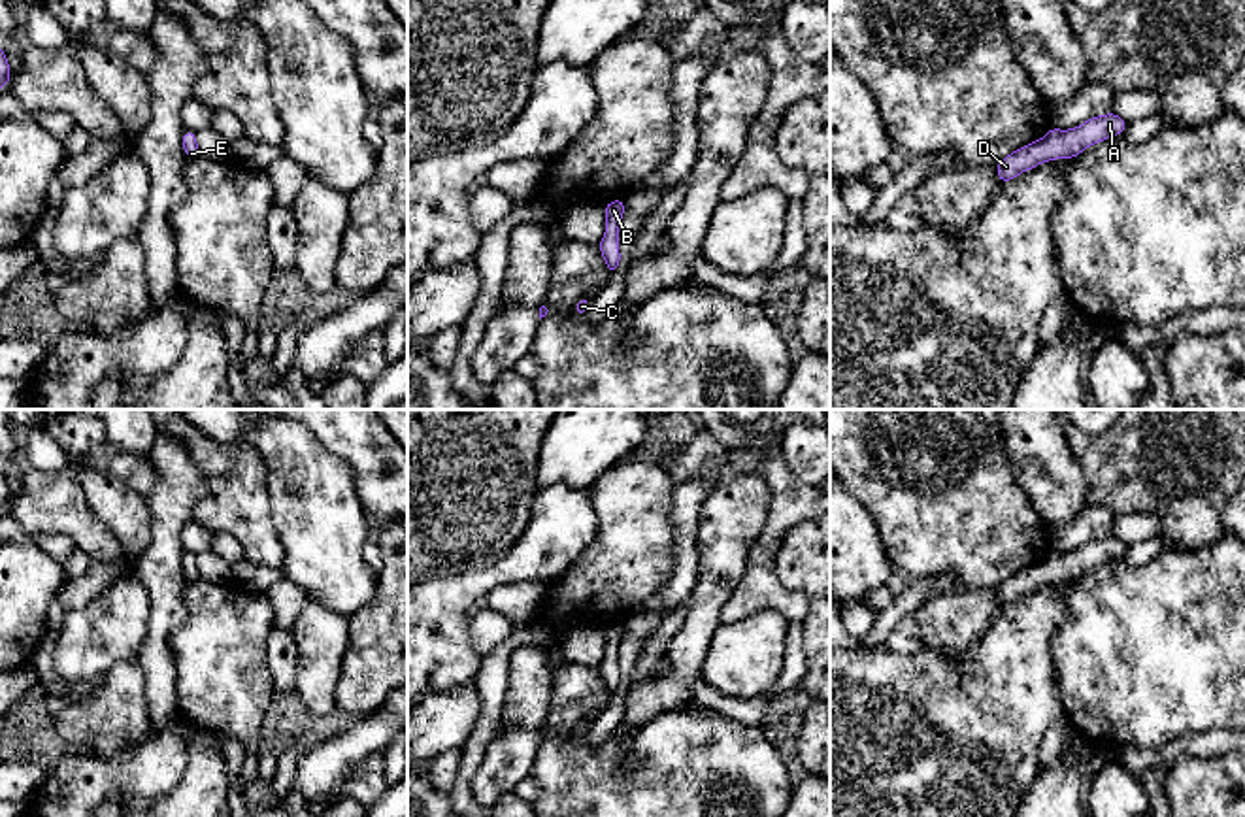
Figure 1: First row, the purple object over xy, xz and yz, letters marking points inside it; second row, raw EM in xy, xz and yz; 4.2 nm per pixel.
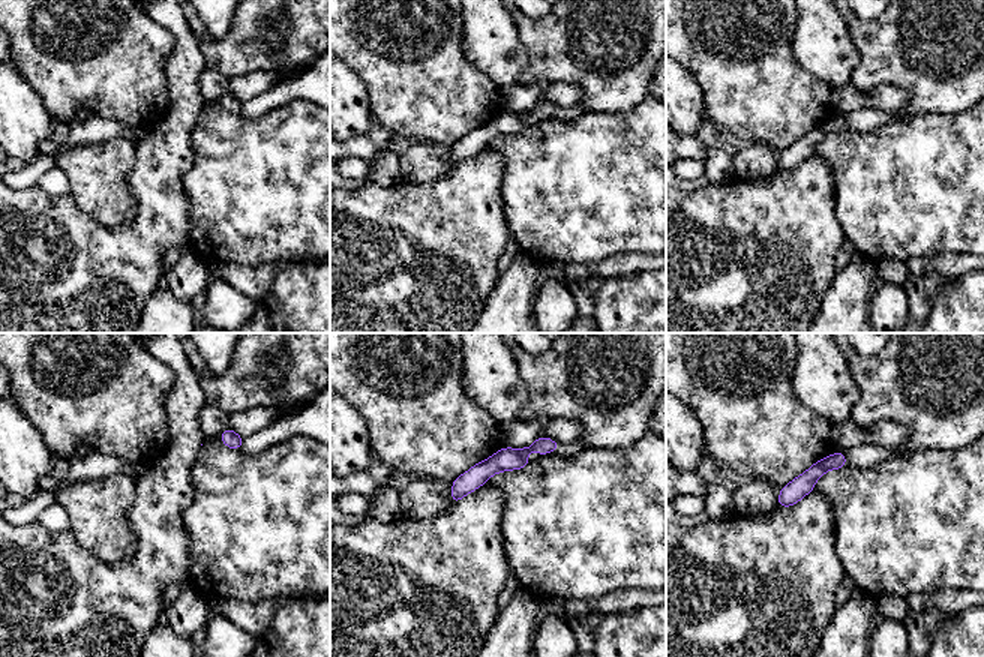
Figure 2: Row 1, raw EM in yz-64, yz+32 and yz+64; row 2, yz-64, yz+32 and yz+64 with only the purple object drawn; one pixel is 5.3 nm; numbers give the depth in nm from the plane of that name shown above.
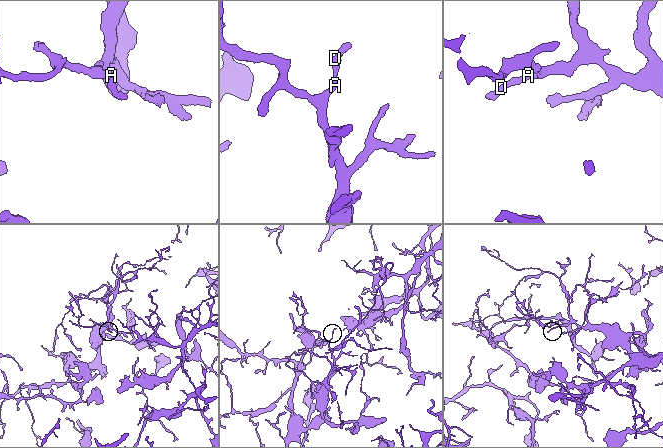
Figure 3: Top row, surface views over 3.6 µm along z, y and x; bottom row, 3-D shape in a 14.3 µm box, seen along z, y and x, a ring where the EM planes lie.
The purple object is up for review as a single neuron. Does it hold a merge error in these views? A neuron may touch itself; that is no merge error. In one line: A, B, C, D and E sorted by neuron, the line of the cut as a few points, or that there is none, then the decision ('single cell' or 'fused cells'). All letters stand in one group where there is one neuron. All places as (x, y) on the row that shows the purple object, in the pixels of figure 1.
A B C D E; no cut; single cell

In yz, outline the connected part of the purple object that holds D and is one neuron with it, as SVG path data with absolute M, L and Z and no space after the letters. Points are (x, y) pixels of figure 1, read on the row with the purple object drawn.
M1117 113L1096 115L1071 130L1049 128L1049 132L996 164L1002 183L1015 179L1019 174L1036 168L1041 162L1056 158L1075 158L1087 147L1122 134L1128 123Z

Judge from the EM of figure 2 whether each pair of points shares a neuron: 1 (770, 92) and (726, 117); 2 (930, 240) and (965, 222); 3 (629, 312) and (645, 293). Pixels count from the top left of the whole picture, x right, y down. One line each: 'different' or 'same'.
1: same
2: same
3: same

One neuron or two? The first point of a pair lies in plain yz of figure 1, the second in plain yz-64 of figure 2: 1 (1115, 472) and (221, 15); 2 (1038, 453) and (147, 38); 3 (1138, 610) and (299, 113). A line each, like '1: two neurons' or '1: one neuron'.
1: two neurons
2: two neurons
3: one neuron

